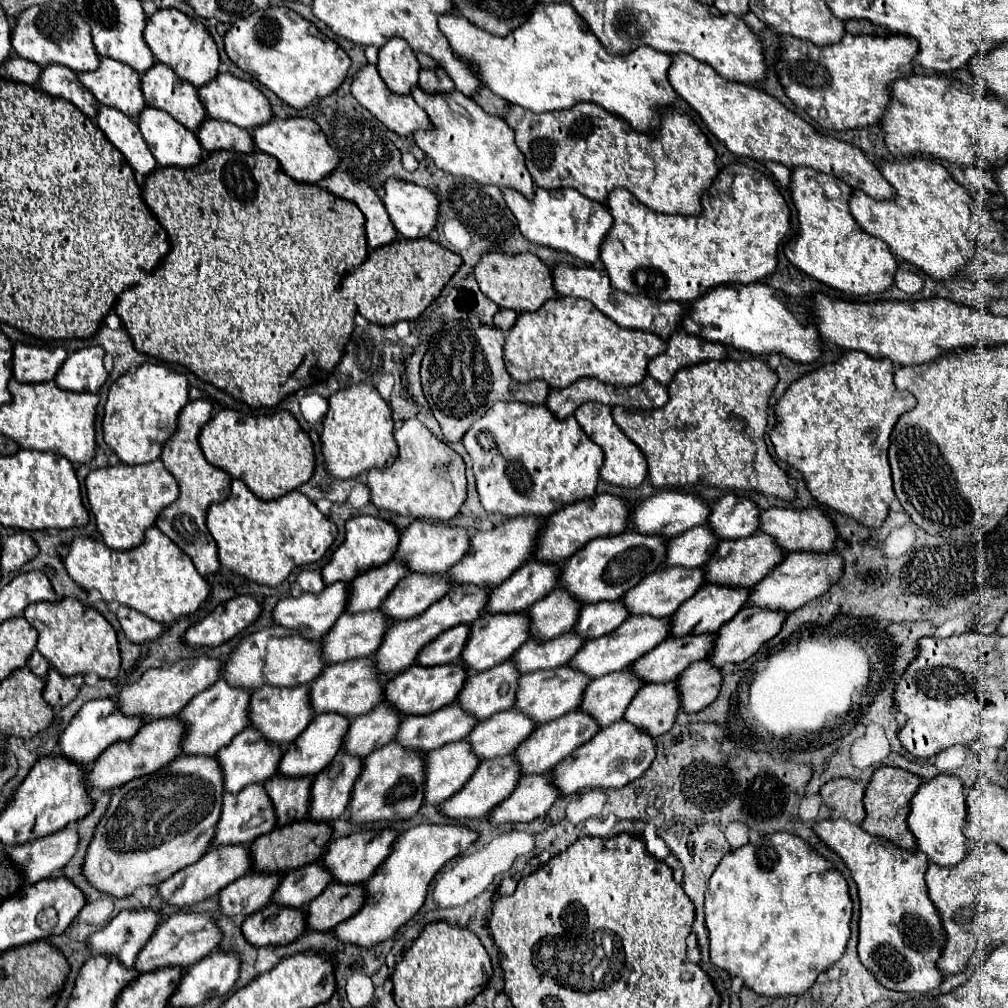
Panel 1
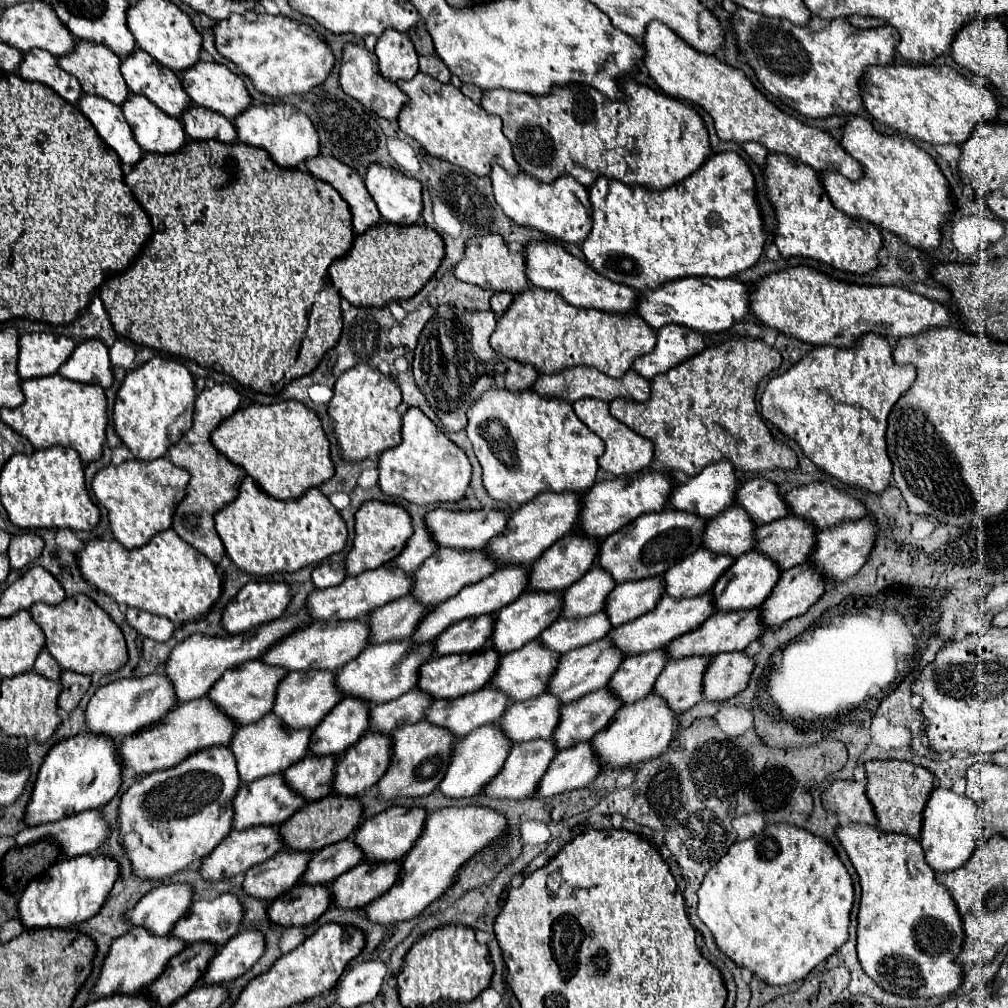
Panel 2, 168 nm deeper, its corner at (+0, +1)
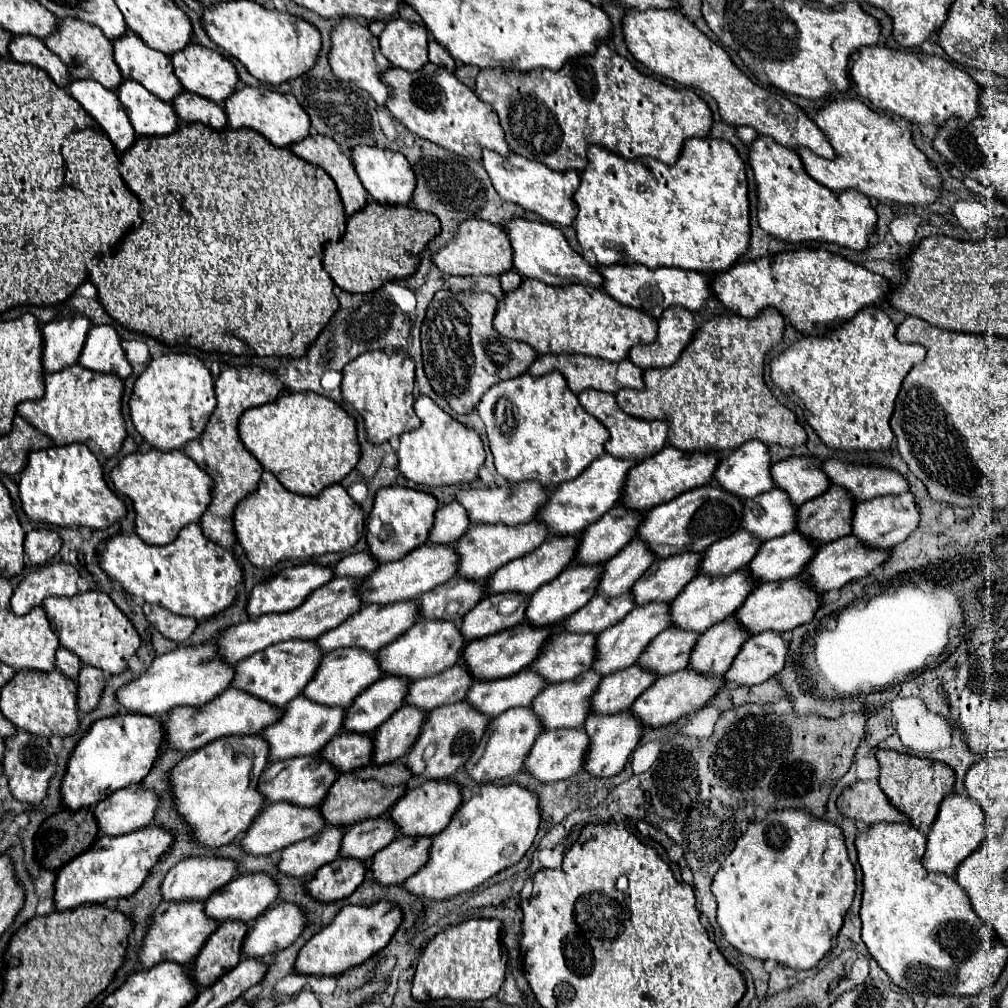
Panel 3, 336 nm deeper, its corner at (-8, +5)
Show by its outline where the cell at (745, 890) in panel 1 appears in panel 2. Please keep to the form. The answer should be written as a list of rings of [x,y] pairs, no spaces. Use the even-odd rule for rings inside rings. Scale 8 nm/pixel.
[[[770,824],[770,826],[764,828],[762,834],[730,846],[728,854],[724,858],[720,858],[718,864],[714,864],[708,870],[704,882],[698,890],[698,900],[700,900],[698,902],[698,916],[710,928],[720,952],[724,952],[732,962],[736,962],[736,966],[752,970],[754,976],[760,978],[762,982],[766,982],[768,986],[782,986],[782,984],[792,984],[792,982],[806,978],[816,964],[824,962],[828,956],[832,956],[848,940],[850,910],[852,910],[852,904],[854,904],[854,888],[852,888],[852,880],[850,880],[848,870],[844,868],[844,864],[840,862],[840,858],[834,852],[834,848],[824,838],[814,836],[808,830],[796,828],[796,826],[790,826],[790,824]]]

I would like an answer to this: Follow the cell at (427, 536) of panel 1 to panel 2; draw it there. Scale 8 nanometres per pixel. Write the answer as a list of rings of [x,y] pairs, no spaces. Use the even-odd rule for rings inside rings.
[[[436,508],[432,512],[426,514],[424,522],[426,522],[426,528],[432,536],[432,540],[442,546],[442,548],[454,548],[454,550],[482,550],[484,544],[500,534],[506,526],[506,520],[508,520],[508,514],[500,512],[500,510],[470,510],[470,512],[450,512],[450,510],[442,510],[442,508]]]

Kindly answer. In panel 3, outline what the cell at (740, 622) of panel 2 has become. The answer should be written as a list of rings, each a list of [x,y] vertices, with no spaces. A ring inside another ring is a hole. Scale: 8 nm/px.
[[[798,574],[796,578],[788,578],[784,582],[766,582],[764,586],[756,588],[748,596],[744,606],[736,612],[736,618],[744,628],[752,630],[752,634],[758,634],[762,630],[790,632],[796,626],[808,624],[822,604],[824,604],[824,598],[816,598],[816,594],[808,590],[808,586],[800,586],[800,574]]]

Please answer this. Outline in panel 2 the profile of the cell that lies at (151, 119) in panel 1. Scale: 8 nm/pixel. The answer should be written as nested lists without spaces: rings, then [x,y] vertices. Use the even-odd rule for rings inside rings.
[[[132,94],[122,104],[122,112],[144,152],[176,154],[186,142],[182,122],[162,112],[154,102],[144,96]]]

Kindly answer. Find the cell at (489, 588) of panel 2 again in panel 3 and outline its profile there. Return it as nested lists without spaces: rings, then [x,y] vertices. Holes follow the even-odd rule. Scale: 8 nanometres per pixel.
[[[548,536],[544,544],[538,546],[534,552],[508,562],[492,578],[488,578],[488,594],[498,594],[498,592],[520,592],[526,596],[534,594],[540,586],[548,584],[572,562],[572,554],[576,554],[576,542],[578,542],[578,536],[572,536],[572,538]]]

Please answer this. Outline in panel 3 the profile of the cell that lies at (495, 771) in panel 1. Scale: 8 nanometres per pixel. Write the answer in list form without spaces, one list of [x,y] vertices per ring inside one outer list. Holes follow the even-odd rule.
[[[572,728],[572,730],[548,730],[548,732],[542,732],[528,758],[526,758],[526,770],[538,778],[540,782],[558,782],[558,780],[566,780],[570,778],[572,774],[580,772],[584,762],[586,762],[586,750],[590,746],[590,738],[586,734],[586,730],[582,728]]]

